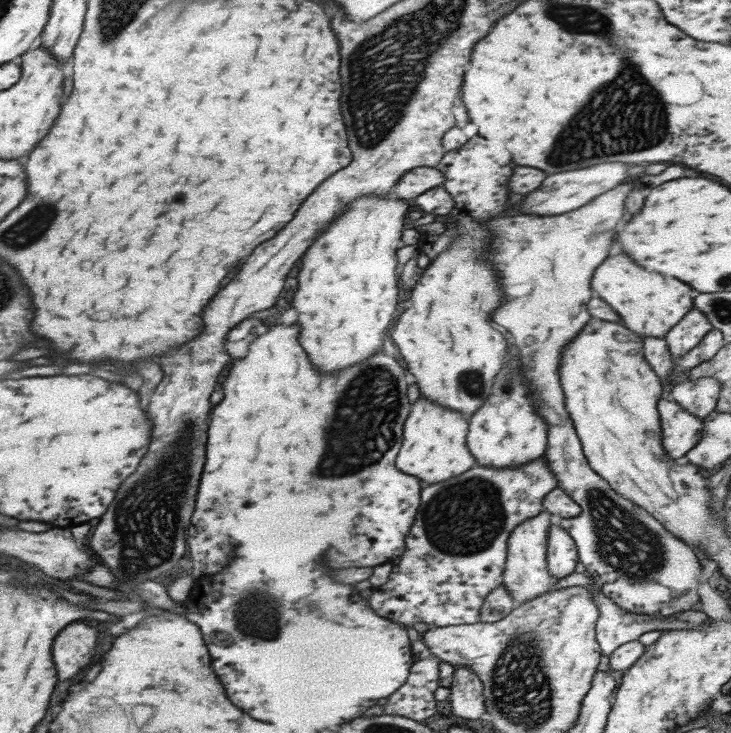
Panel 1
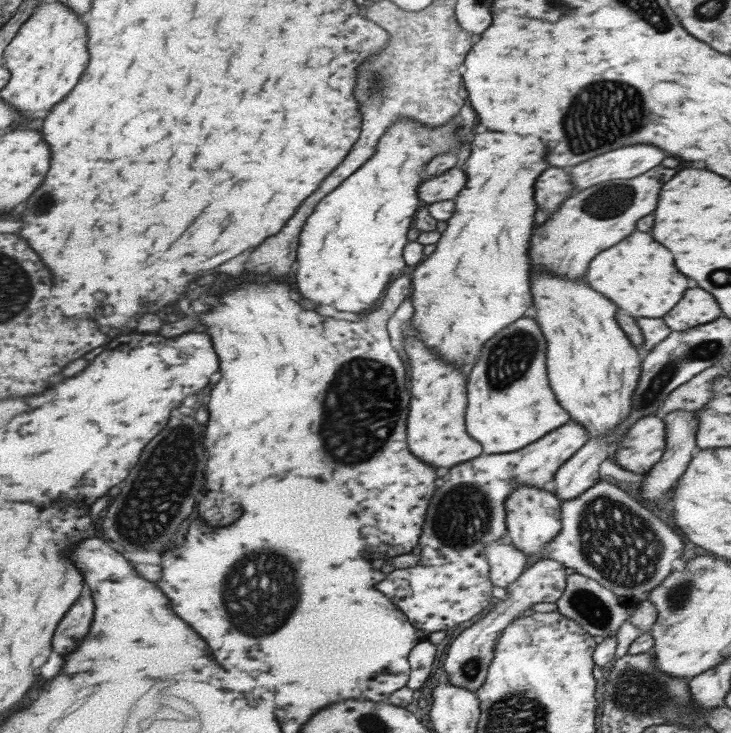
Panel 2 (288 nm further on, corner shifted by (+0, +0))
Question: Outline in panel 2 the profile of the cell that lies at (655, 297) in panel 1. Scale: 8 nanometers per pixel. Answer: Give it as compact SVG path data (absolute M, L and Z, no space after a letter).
M631 232L629 238L599 252L585 272L587 284L611 300L619 310L637 318L663 318L687 290L687 280L673 266L671 254L645 232Z

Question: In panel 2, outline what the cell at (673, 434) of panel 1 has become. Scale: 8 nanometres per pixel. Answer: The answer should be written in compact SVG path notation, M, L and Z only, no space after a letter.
M649 414L631 424L615 454L623 470L647 474L665 452L665 422Z

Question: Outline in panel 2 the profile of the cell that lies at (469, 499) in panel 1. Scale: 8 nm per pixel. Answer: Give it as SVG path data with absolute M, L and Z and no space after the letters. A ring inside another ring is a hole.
M569 420L521 450L487 454L453 466L441 478L441 486L437 486L427 504L417 544L421 548L417 564L393 570L377 584L377 590L391 598L395 608L405 614L411 626L423 630L425 634L447 632L453 626L479 616L489 608L493 590L485 548L493 542L499 544L507 534L505 500L517 488L549 488L559 466L563 466L563 462L587 444L587 440L589 436L585 428ZM469 486L477 492L469 492Z

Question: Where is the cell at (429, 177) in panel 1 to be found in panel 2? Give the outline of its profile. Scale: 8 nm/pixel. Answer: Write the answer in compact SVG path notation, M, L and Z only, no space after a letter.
M455 166L443 174L425 178L417 188L417 198L425 204L449 200L463 188L463 184L465 184L465 174L461 170L457 170L457 166Z

